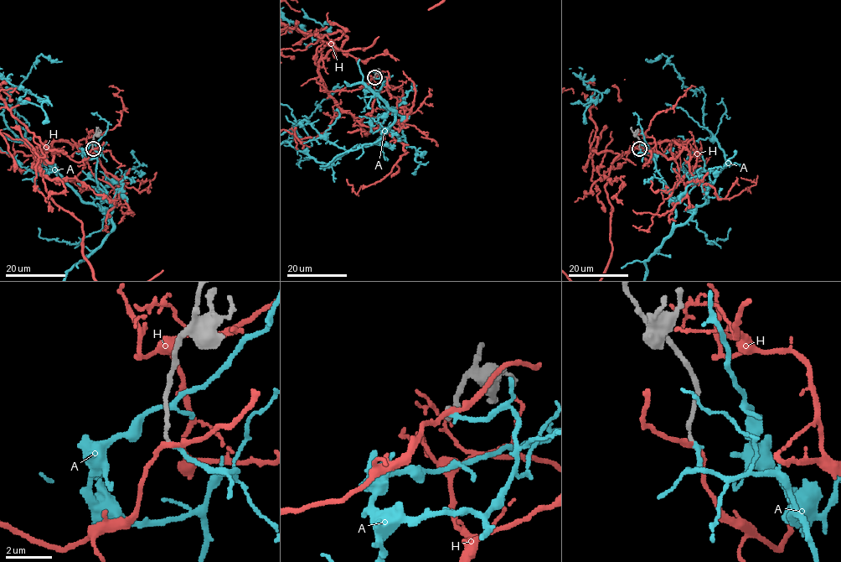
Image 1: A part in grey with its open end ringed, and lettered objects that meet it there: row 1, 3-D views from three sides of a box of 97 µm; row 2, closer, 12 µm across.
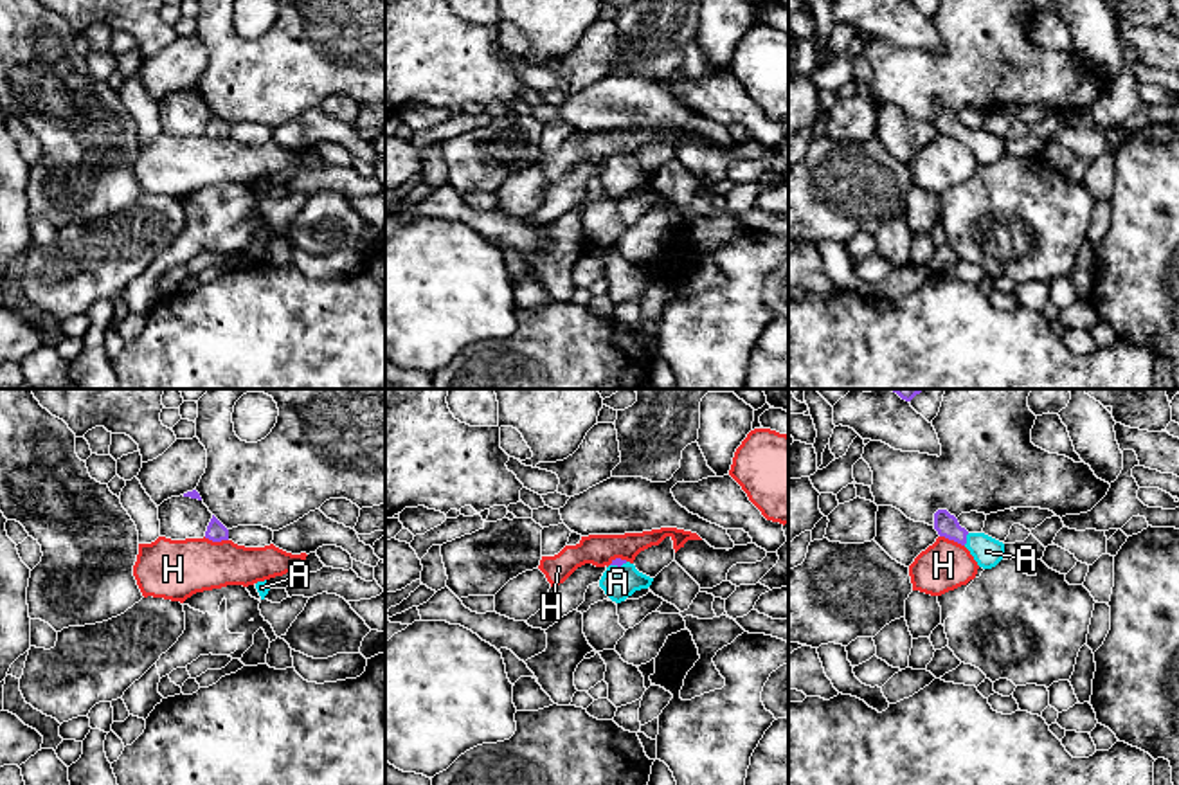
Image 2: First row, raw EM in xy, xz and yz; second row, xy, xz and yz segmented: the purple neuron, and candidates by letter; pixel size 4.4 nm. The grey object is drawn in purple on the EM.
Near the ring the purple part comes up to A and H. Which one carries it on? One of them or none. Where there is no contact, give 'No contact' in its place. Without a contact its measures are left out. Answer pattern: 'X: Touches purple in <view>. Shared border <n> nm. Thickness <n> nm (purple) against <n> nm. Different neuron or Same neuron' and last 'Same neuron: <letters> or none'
A: Touches purple in yz. Shared border 60 nm. Thickness 100 nm (purple) against 140 nm. Same neuron
H: Touches purple in yz. Shared border 120 nm. Thickness 100 nm (purple) against 220 nm. Different neuron
Same neuron: A

